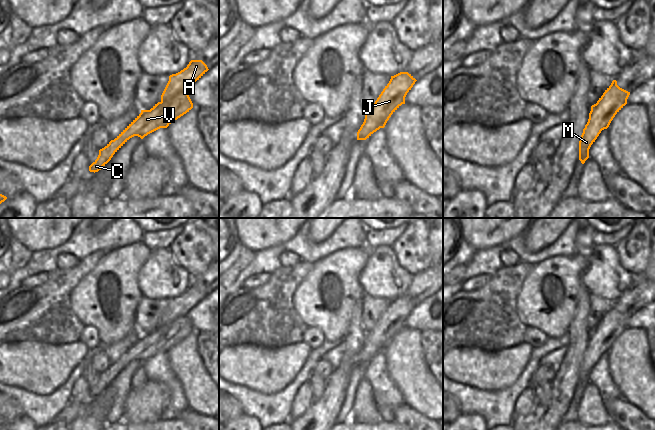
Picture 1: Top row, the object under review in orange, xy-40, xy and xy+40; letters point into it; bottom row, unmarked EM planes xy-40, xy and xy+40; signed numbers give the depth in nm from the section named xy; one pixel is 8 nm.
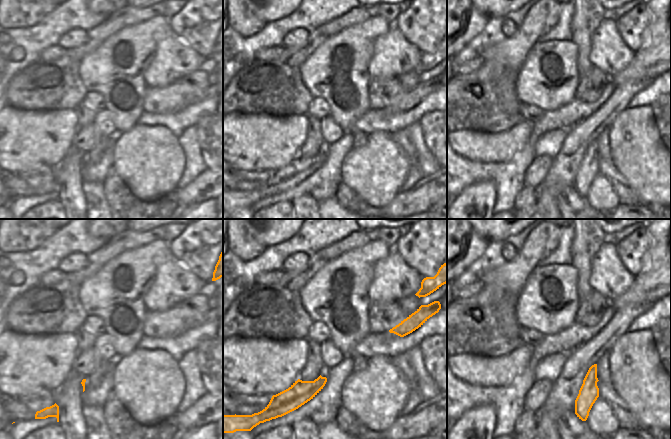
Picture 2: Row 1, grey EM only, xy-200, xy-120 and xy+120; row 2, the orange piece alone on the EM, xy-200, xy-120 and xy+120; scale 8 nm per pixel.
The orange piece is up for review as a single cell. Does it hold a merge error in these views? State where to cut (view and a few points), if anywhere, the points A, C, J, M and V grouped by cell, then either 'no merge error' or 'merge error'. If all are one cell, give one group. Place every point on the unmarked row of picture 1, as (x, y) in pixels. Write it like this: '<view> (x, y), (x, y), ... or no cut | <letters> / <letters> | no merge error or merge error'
xy-40 (186, 315), (182, 315), (161, 326) | A J M / C V | merge error

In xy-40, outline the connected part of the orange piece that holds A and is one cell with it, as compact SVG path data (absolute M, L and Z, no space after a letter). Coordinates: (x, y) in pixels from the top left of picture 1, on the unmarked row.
M191 284L186 292L169 300L169 305L161 319L161 326L166 326L182 316L187 316L187 313L208 294L202 284Z

